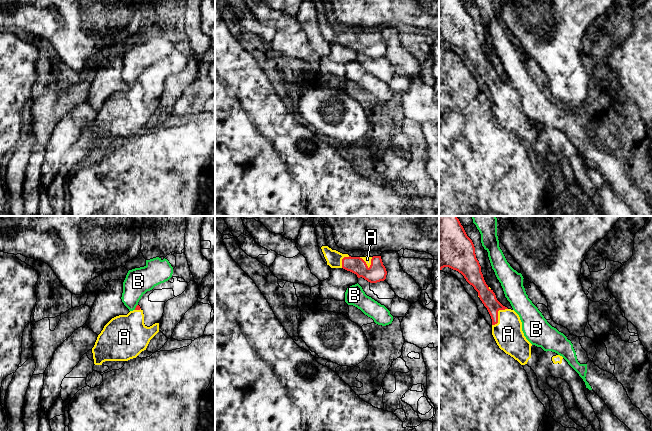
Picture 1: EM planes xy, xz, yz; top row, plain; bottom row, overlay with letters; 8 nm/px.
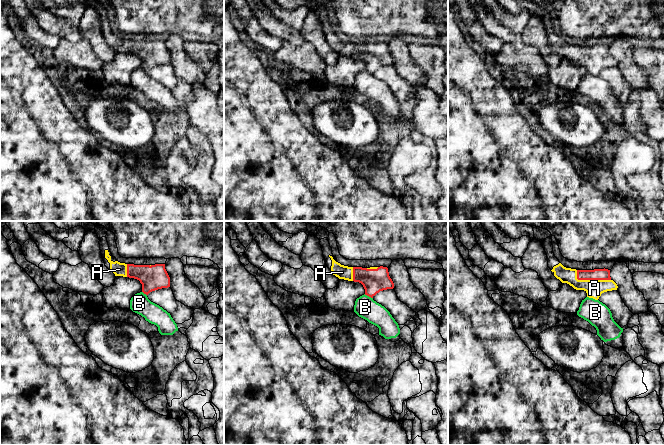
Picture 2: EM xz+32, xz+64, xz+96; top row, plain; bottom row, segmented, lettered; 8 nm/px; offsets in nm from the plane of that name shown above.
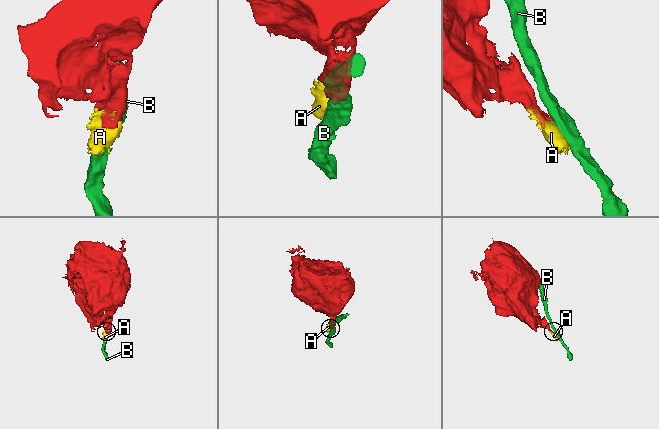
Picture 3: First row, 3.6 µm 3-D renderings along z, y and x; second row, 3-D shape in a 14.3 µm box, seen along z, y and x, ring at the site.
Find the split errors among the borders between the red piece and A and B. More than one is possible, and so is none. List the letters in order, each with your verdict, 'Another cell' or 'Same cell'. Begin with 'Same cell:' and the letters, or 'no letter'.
Same cell: A
A: Same cell
B: Another cell

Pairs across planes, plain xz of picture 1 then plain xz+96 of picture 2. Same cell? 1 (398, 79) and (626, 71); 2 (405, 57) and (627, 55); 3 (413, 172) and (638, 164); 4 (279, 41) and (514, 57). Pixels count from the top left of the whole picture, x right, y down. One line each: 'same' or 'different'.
1: different
2: same
3: different
4: same

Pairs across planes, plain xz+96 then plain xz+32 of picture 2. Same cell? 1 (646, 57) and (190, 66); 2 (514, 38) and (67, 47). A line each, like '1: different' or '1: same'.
1: different
2: different

